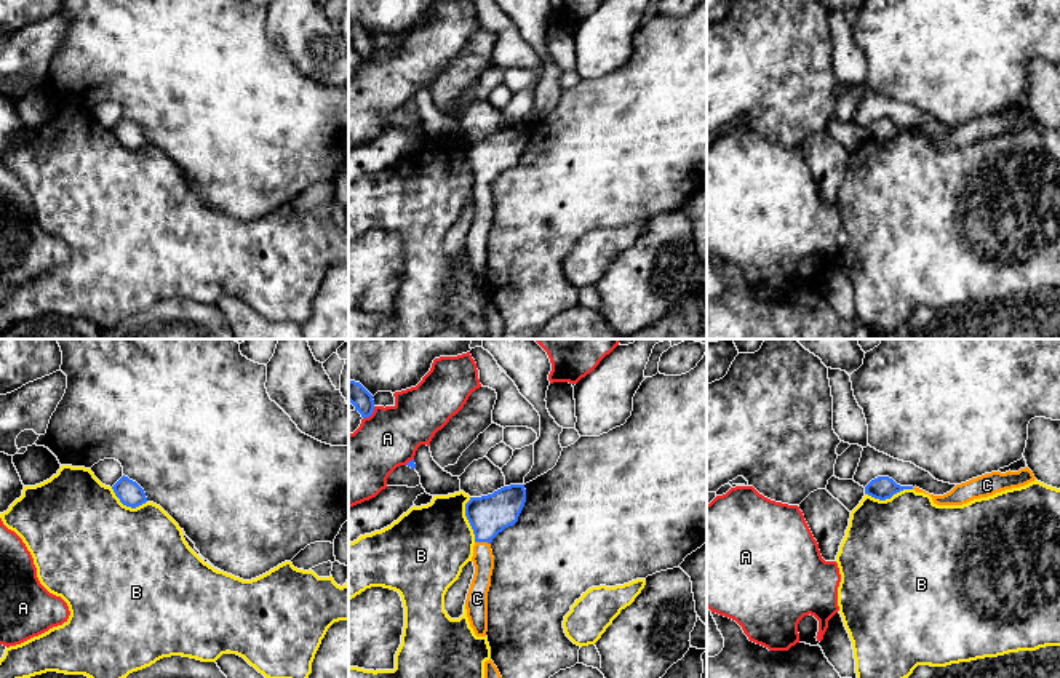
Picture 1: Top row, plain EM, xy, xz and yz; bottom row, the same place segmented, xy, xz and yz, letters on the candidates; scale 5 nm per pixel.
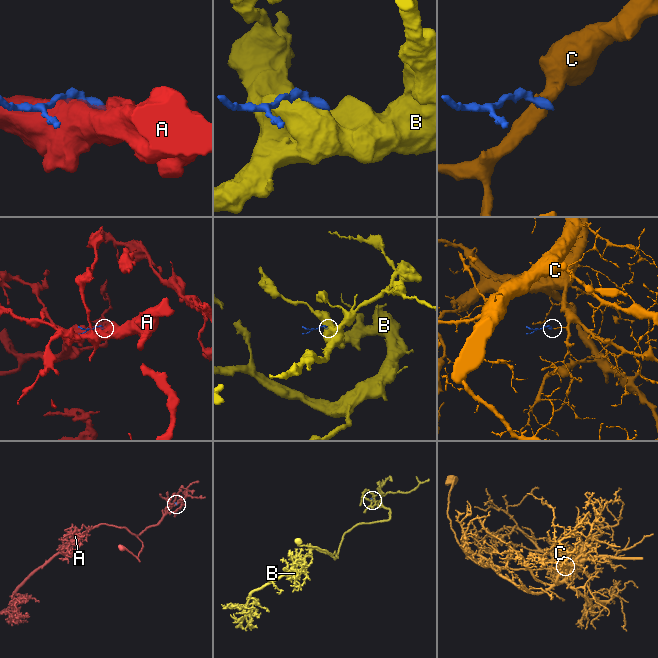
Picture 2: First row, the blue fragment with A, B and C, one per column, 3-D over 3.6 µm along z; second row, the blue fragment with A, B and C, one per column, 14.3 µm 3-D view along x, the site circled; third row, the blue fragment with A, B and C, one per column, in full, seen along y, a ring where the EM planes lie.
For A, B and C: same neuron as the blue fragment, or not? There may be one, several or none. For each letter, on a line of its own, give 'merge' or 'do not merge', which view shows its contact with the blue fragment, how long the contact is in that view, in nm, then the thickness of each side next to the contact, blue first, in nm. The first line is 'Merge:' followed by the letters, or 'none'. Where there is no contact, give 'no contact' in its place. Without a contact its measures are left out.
Merge: C
A: do not merge | xz | 90 nm | 110/320 nm
B: do not merge | yz | 240 nm | 120/500 nm
C: merge | xz | 80 nm | 200/110 nm

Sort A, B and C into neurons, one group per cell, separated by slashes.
A / B / C

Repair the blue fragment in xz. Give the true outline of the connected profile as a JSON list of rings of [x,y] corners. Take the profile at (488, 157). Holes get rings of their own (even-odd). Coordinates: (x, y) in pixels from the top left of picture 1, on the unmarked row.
[[[510,126],[488,138],[470,139],[465,146],[465,158],[475,176],[472,198],[475,216],[465,251],[476,278],[486,278],[488,273],[488,233],[494,211],[491,184],[499,174],[518,163],[524,144],[524,126]]]

